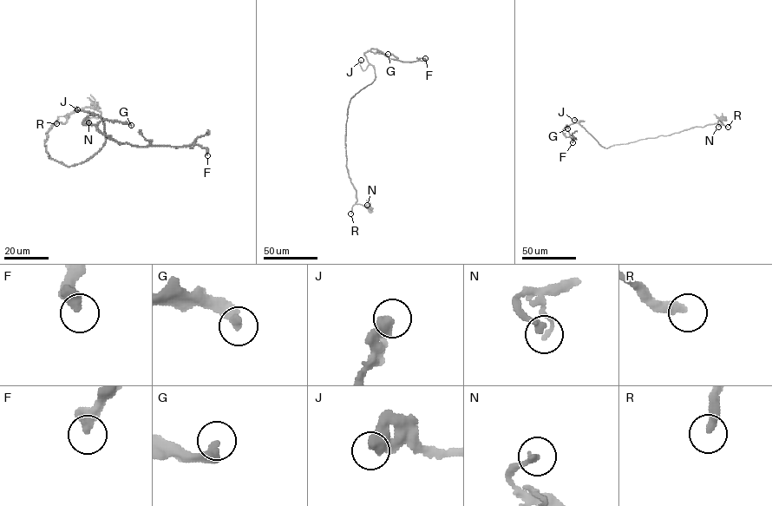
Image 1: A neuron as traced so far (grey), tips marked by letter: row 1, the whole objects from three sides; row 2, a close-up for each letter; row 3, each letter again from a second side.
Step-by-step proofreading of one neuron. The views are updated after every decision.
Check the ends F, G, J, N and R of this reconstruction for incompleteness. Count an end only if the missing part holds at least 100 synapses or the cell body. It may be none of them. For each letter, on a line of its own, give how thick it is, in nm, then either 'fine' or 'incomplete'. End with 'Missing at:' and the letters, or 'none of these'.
F: 460 nm | fine
G: 380 nm | fine
J: 550 nm | incomplete
N: 200 nm | fine
R: 300 nm | incomplete
Missing at: J, R

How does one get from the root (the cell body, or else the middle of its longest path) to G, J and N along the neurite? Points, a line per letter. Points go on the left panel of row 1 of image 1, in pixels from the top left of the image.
G: (61, 161), (75, 166), (103, 146), (103, 121), (90, 114), (84, 123), (96, 125), (112, 120), (131, 125)
J: (61, 161), (68, 166), (82, 163), (94, 155), (106, 141), (103, 121), (95, 114), (77, 109)
N: (61, 161), (47, 153), (47, 133), (79, 110), (93, 116), (86, 119), (88, 122)

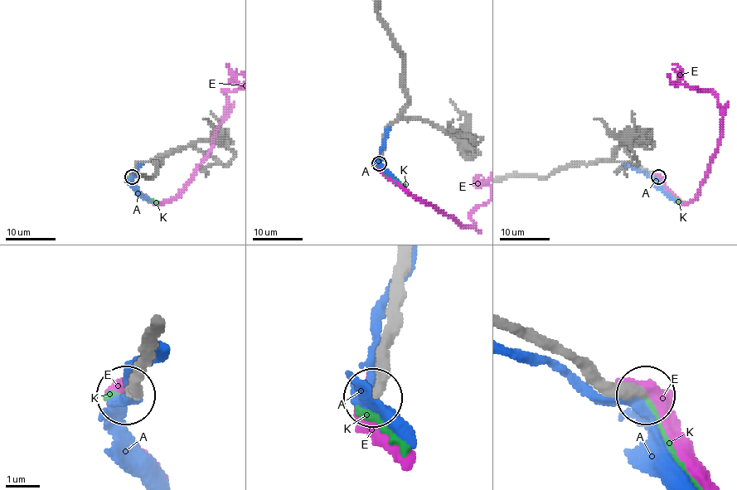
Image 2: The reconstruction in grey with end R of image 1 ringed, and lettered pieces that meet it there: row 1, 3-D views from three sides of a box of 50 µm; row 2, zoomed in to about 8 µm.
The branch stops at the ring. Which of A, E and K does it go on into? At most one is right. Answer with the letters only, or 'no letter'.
no letter

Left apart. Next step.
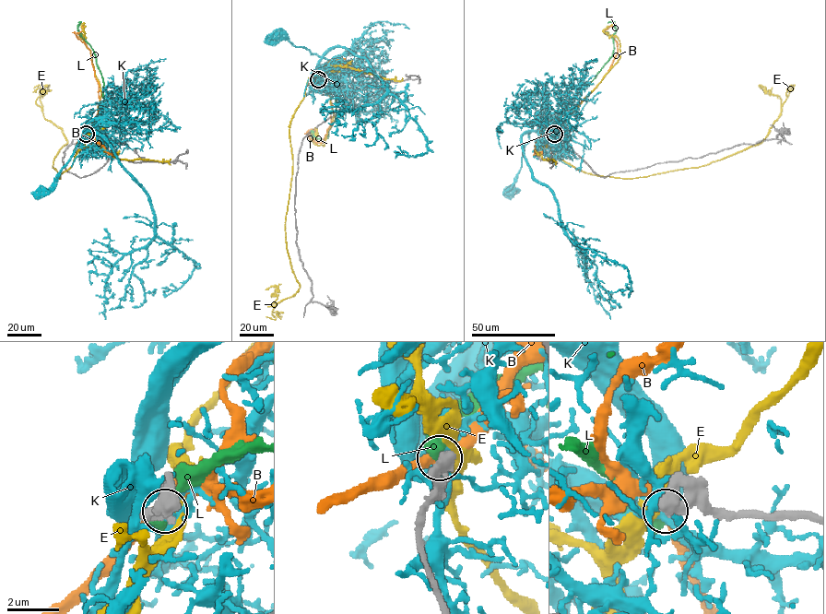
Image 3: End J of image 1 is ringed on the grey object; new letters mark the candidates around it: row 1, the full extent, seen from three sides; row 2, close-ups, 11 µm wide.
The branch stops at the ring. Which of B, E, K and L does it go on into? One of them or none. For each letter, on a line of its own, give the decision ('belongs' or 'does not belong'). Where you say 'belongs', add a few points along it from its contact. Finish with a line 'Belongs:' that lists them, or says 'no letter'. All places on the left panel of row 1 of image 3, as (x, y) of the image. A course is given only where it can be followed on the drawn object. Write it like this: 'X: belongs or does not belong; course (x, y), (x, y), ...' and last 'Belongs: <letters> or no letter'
B: does not belong
E: does not belong
K: does not belong
L: belongs; course (86, 134), (99, 127), (95, 123), (102, 111), (103, 84), (93, 51), (78, 31), (79, 22)
Belongs: L

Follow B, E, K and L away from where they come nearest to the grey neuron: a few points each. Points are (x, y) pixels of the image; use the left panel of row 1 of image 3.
B: (86, 133), (98, 113), (100, 100), (90, 51), (76, 36), (82, 25)
E: (87, 133), (85, 145), (59, 178), (53, 159), (67, 140), (36, 103), (44, 93), (43, 88), (32, 92)
K: (87, 134), (95, 122), (90, 121), (98, 121), (80, 137), (68, 163), (53, 183), (43, 191)
L: (86, 134), (99, 127), (95, 123), (102, 111), (103, 84), (93, 51), (78, 31), (79, 22)

